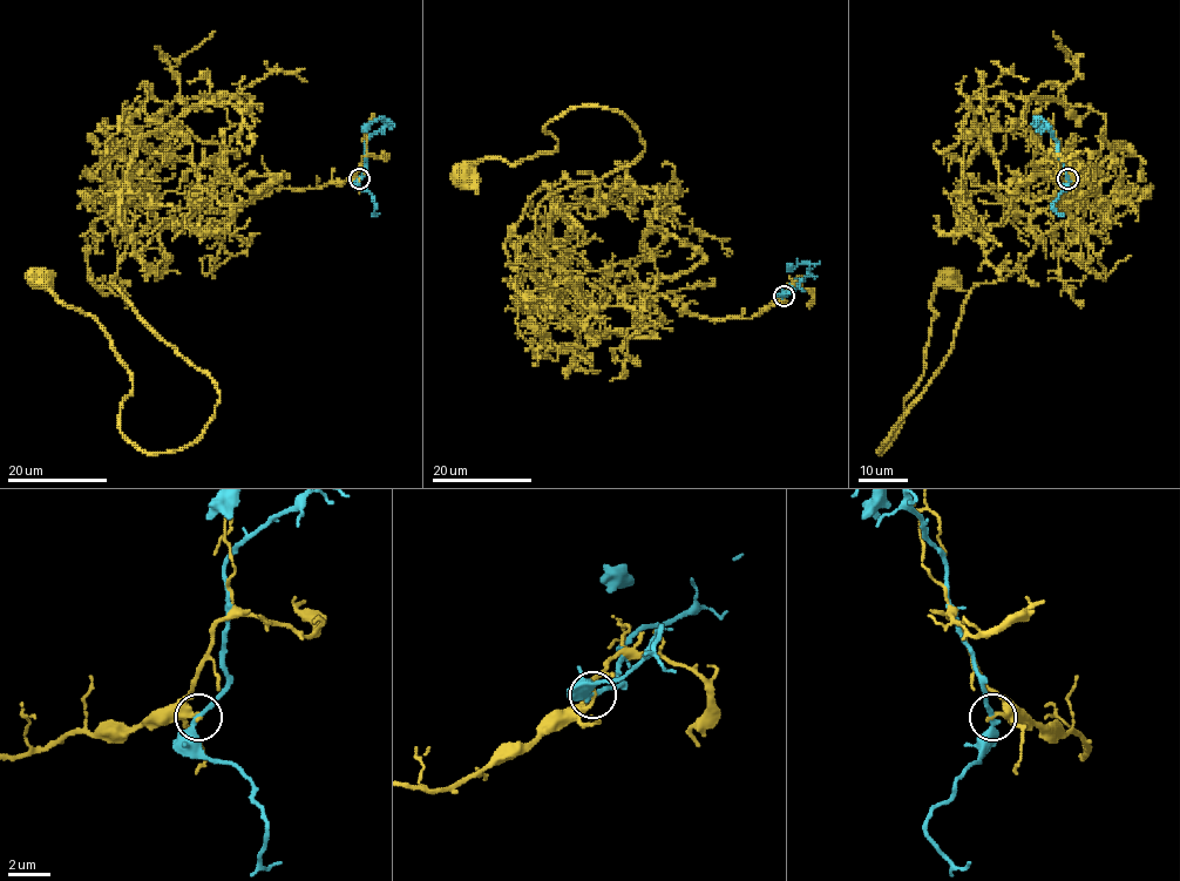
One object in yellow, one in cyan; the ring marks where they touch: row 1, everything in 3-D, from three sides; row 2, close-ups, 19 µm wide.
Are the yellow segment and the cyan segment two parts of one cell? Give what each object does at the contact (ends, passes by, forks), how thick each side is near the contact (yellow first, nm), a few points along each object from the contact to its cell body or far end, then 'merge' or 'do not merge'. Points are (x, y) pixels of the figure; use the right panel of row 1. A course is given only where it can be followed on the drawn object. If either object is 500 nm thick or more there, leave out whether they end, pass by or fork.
yellow ends | cyan passes by | 170/260 nm | yellow via (1067, 180), (1092, 189), (1065, 204), (1082, 232), (1064, 222), (977, 284), (880, 453), (948, 278) | cyan via (1067, 180), (1058, 143), (1046, 123), (1036, 119), (1042, 131) | do not merge

